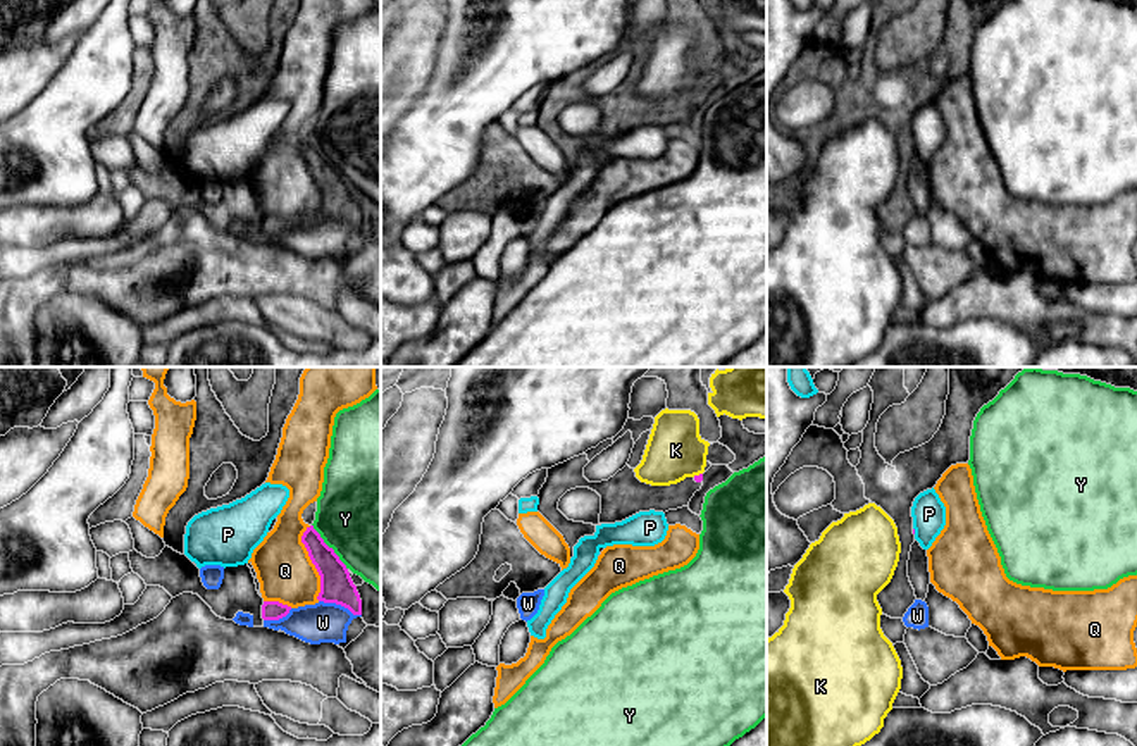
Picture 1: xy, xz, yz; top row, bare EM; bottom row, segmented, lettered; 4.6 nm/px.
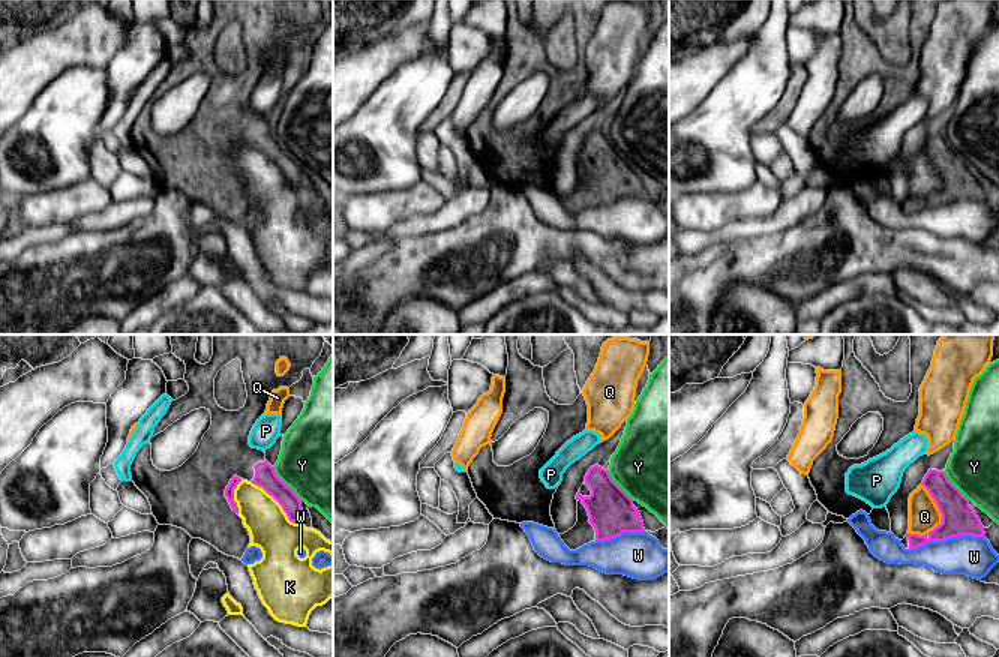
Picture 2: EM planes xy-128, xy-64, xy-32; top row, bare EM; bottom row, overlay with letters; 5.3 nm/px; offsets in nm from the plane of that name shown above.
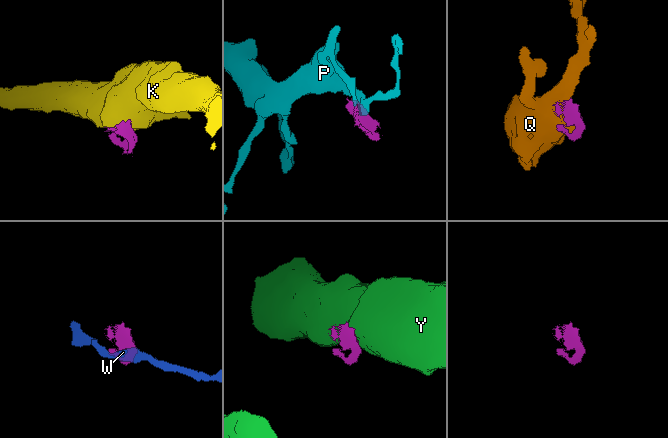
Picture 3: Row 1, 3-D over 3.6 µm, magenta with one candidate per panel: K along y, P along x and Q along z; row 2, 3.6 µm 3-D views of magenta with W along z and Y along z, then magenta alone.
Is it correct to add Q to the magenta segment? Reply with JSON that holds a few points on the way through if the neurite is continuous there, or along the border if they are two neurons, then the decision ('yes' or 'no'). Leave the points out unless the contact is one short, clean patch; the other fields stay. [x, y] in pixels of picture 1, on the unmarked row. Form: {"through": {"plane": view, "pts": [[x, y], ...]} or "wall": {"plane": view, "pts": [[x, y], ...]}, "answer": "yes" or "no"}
{"answer": "no"}

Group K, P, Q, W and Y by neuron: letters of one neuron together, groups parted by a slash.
K / P / Q / W / Y

